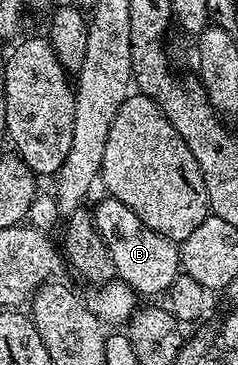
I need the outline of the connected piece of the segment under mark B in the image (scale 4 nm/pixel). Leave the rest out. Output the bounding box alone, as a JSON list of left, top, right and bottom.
[93,197,181,297]

